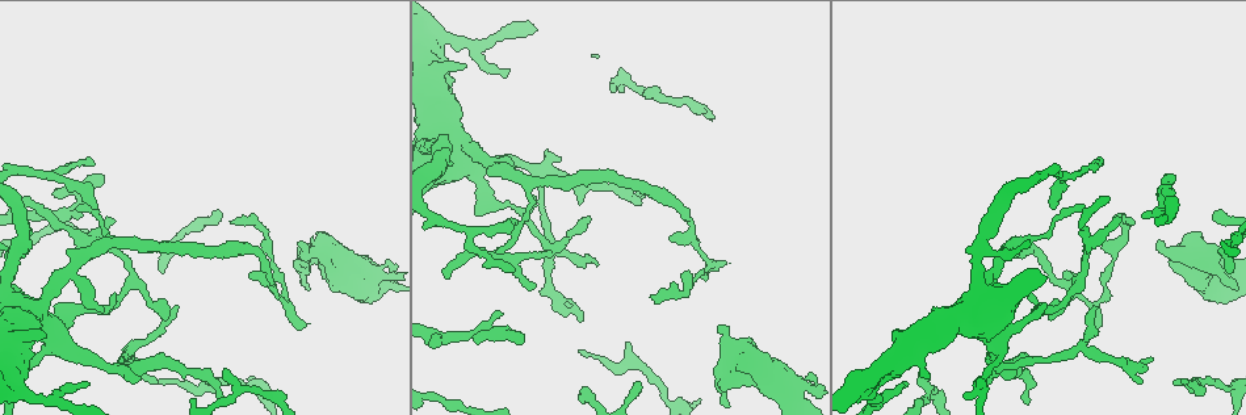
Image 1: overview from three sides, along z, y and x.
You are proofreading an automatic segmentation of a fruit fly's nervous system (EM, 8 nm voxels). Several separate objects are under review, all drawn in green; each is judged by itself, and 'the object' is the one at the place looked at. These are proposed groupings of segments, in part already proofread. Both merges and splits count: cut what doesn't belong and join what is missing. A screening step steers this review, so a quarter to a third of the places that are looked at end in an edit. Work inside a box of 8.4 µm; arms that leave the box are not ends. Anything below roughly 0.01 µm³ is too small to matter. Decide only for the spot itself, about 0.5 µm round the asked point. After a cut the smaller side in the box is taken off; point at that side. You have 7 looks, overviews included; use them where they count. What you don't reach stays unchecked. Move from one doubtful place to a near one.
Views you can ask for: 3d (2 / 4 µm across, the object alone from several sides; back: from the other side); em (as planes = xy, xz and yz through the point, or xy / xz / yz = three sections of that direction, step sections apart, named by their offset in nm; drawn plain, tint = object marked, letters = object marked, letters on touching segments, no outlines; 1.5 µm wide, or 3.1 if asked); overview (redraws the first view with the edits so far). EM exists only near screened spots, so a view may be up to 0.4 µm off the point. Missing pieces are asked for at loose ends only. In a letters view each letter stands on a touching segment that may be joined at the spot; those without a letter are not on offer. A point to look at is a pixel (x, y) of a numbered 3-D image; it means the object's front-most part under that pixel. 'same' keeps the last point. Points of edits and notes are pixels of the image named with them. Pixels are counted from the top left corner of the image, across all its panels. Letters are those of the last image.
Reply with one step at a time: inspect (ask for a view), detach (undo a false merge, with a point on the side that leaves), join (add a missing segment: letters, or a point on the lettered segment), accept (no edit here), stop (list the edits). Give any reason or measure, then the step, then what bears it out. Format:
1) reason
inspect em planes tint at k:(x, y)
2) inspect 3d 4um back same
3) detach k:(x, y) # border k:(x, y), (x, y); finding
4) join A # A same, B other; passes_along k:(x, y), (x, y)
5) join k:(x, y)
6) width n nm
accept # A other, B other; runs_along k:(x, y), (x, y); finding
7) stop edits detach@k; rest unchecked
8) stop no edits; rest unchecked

free end
inspect em planes tint at 1:(720, 325)

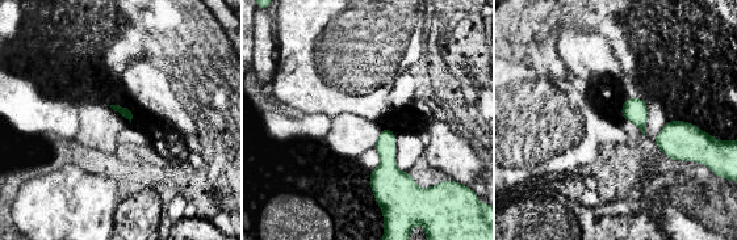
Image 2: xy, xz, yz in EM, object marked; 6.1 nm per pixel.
what lies round it
inspect em planes letters same

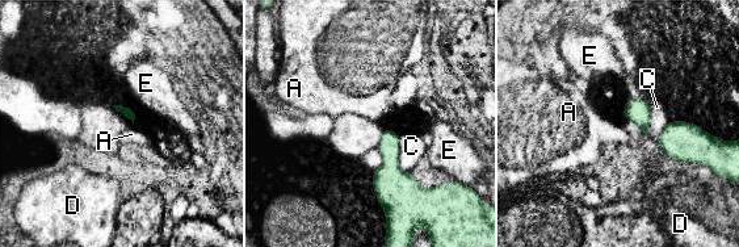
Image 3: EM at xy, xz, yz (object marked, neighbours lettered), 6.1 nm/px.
accept # A other, C other, D other, E other; border 3:(628, 97), (646, 99); none of them fits

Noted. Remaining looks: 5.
an open end
inspect 3d 2um at 1:(1068, 278)

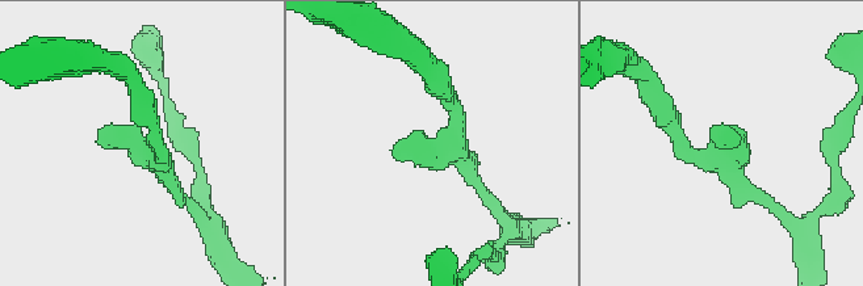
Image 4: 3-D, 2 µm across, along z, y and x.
inspect em xz step 4 letters at 4:(729, 142)

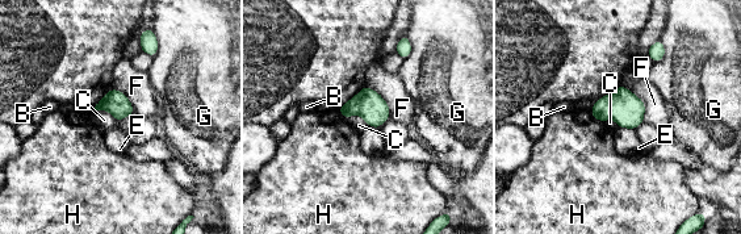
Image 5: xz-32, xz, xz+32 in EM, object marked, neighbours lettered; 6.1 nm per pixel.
cut it another way
inspect em planes letters same

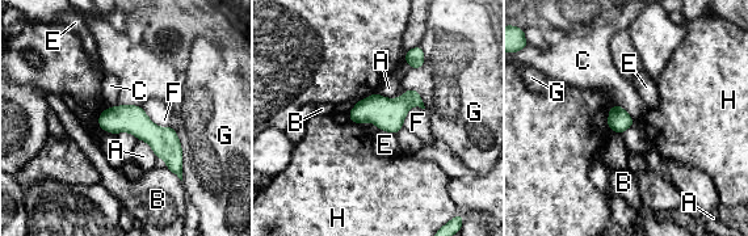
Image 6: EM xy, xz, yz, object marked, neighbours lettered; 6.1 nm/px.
longest_contact G 340 nm
accept # A other, B other, C other, E other, F other, G other, H other; border 6:(138, 139), (142, 139), (156, 157); none of them fits

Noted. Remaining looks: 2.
sharp bend
inspect 3d 4um at 1:(657, 99)

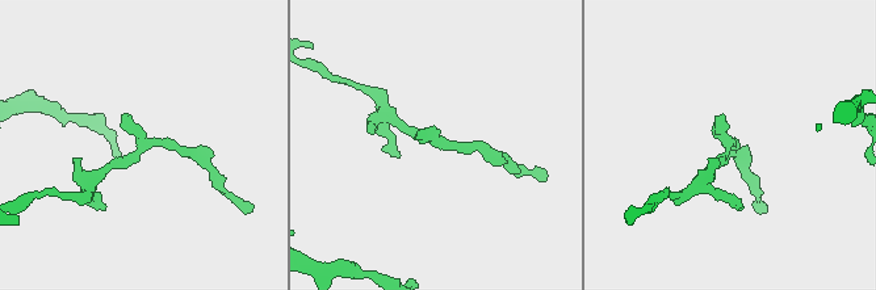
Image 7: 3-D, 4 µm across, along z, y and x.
inspect em planes letters at 7:(724, 144)

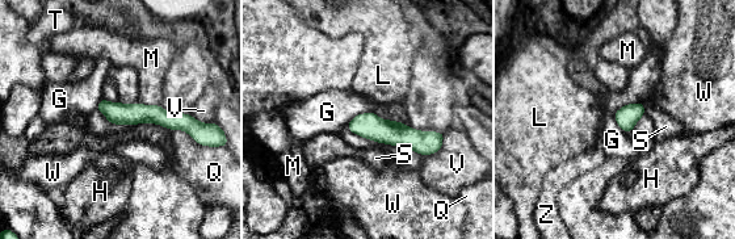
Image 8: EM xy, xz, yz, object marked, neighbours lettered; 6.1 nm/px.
accept # G other, H other, L other, M other, Q other, S other, T other, V other, W other, Z other; border 8:(373, 110), (357, 113), (345, 125); one cell here

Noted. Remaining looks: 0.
stop no edits; rest unchecked

